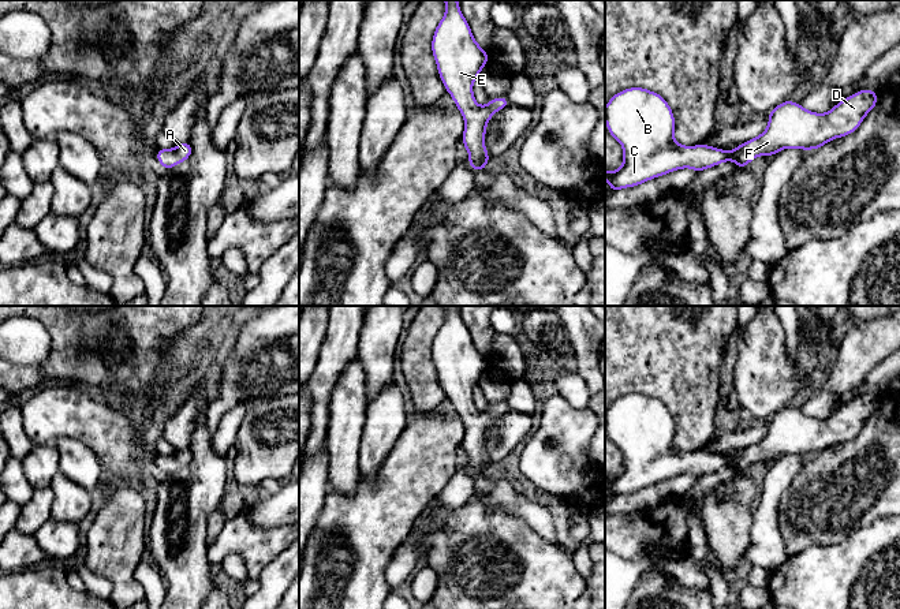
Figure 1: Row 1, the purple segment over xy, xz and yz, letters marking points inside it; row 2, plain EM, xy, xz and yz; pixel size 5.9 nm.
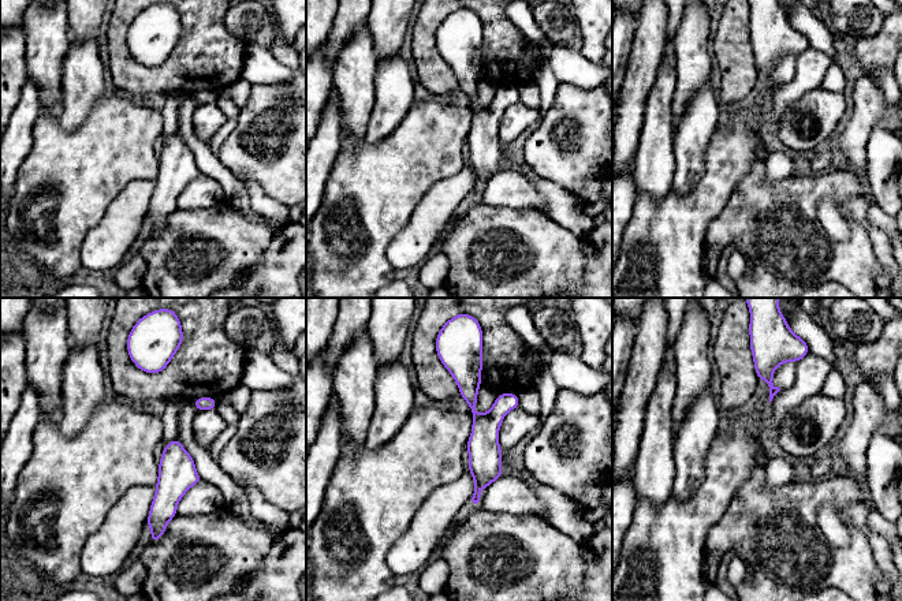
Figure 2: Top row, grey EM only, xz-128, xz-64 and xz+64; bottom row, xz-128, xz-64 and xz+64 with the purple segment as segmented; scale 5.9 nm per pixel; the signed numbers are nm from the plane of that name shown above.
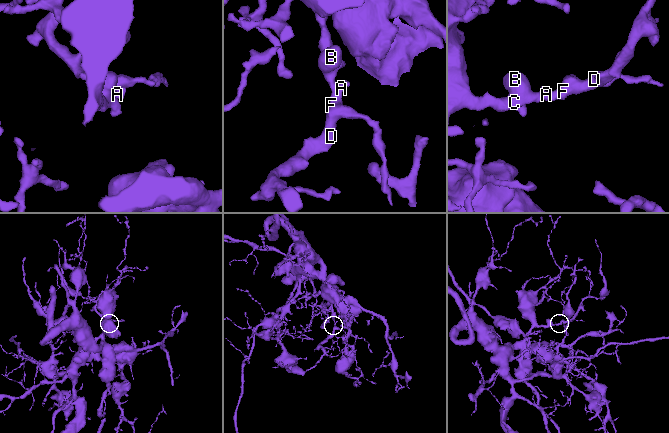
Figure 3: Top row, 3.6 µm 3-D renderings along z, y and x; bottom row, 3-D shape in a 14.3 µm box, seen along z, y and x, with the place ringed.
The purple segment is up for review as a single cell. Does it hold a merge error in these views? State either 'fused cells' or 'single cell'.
single cell

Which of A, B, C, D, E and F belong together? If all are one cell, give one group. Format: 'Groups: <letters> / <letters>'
Groups: A B C D E F

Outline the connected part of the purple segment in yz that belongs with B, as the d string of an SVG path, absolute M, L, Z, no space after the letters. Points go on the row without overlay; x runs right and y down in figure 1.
M628 393L613 400L605 412L606 434L610 442L616 444L623 452L621 474L605 477L605 486L609 486L609 497L615 497L639 492L681 474L691 474L699 478L724 467L735 467L737 474L746 474L755 463L774 462L783 455L819 455L834 444L843 444L856 437L864 422L875 414L877 406L877 397L862 395L841 406L826 419L807 416L800 410L787 406L768 419L769 430L759 442L725 457L706 449L697 452L677 449L673 444L675 422L666 406L658 399L643 393Z

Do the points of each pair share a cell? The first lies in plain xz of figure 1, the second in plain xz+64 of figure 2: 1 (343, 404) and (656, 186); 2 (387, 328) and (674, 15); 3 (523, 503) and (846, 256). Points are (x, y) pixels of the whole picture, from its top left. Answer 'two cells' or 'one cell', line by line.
1: one cell
2: two cells
3: two cells

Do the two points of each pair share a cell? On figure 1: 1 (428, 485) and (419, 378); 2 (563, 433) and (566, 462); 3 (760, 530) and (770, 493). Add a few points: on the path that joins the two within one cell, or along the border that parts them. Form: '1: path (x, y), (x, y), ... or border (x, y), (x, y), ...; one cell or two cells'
1: border (418, 413), (426, 415); two cells
2: border (575, 460), (570, 469), (559, 466); two cells
3: path (765, 520), (769, 503); one cell

